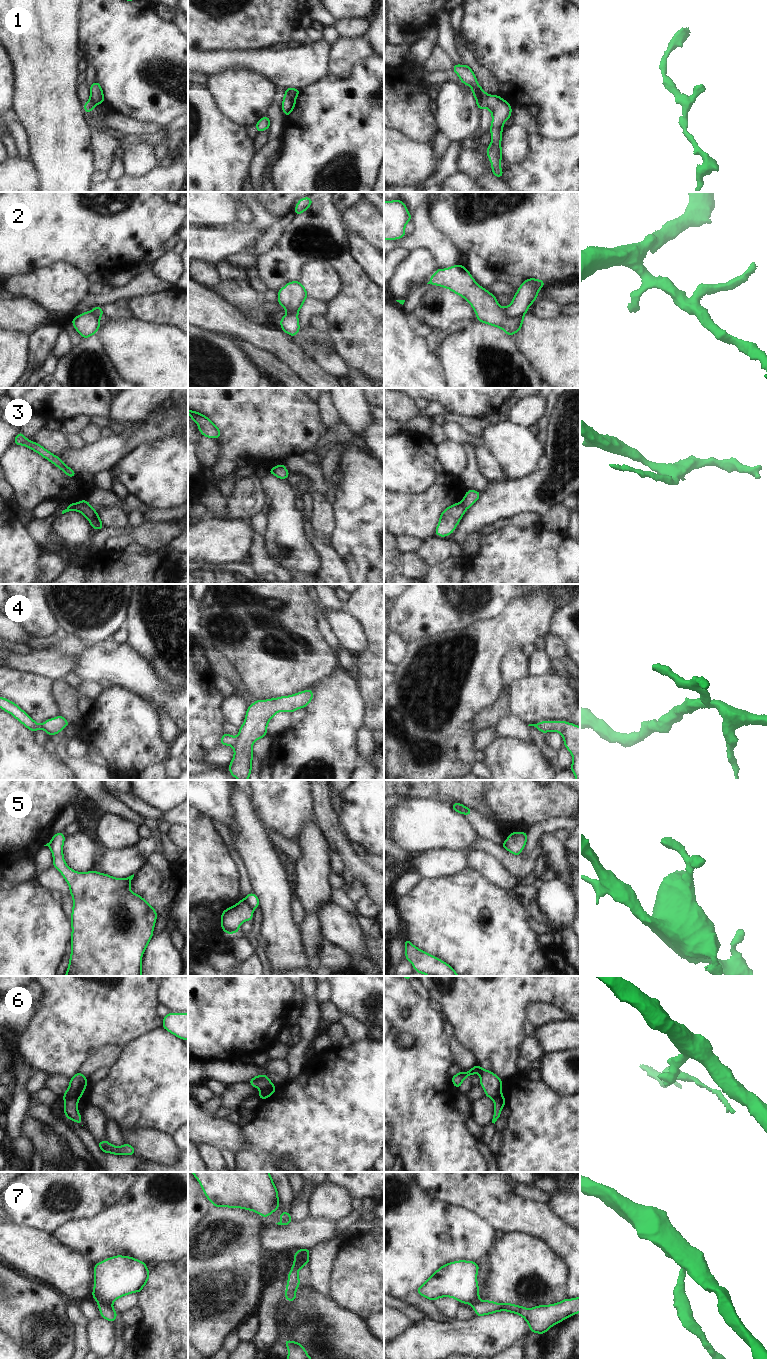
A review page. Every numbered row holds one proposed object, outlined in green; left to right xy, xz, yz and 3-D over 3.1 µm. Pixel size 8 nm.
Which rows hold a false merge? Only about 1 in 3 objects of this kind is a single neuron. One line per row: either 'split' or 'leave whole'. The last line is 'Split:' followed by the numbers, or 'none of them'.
1: split
2: split
3: split
4: split
5: split
6: split
7: split
Split: 1, 2, 3, 4, 5, 6, 7

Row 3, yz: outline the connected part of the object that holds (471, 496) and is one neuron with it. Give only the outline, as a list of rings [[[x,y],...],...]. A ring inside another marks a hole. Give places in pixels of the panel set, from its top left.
[[[467,490],[463,500],[462,505],[465,510],[471,507],[480,498],[480,492],[476,490]]]

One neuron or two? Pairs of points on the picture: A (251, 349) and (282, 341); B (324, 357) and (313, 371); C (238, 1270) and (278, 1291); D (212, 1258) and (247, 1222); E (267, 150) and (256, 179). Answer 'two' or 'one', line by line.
A: two
B: two
C: two
D: one
E: one

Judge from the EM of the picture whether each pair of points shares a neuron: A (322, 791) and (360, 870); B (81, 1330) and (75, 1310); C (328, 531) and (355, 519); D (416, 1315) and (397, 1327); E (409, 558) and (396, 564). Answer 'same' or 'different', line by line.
A: same
B: same
C: different
D: different
E: different

